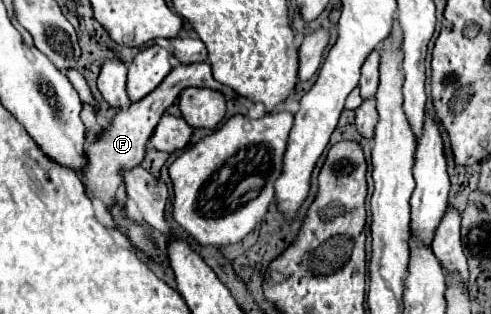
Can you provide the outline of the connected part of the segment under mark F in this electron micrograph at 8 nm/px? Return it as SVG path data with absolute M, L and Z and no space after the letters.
M196 62L196 64L178 64L176 68L172 68L172 72L160 82L160 88L156 88L156 92L152 92L152 96L144 96L144 100L132 102L128 108L122 108L116 118L104 128L104 132L100 134L100 138L96 138L96 142L86 146L86 166L84 172L80 172L80 180L86 186L86 192L92 198L102 200L102 204L106 208L126 208L126 190L124 190L124 182L120 178L120 168L134 168L142 162L144 158L144 150L146 150L146 142L152 136L160 116L166 112L166 108L176 100L176 96L188 88L188 86L202 86L202 88L212 88L212 90L220 90L226 96L234 96L238 98L238 94L228 88L222 86L220 82L214 80L210 64L208 62Z

